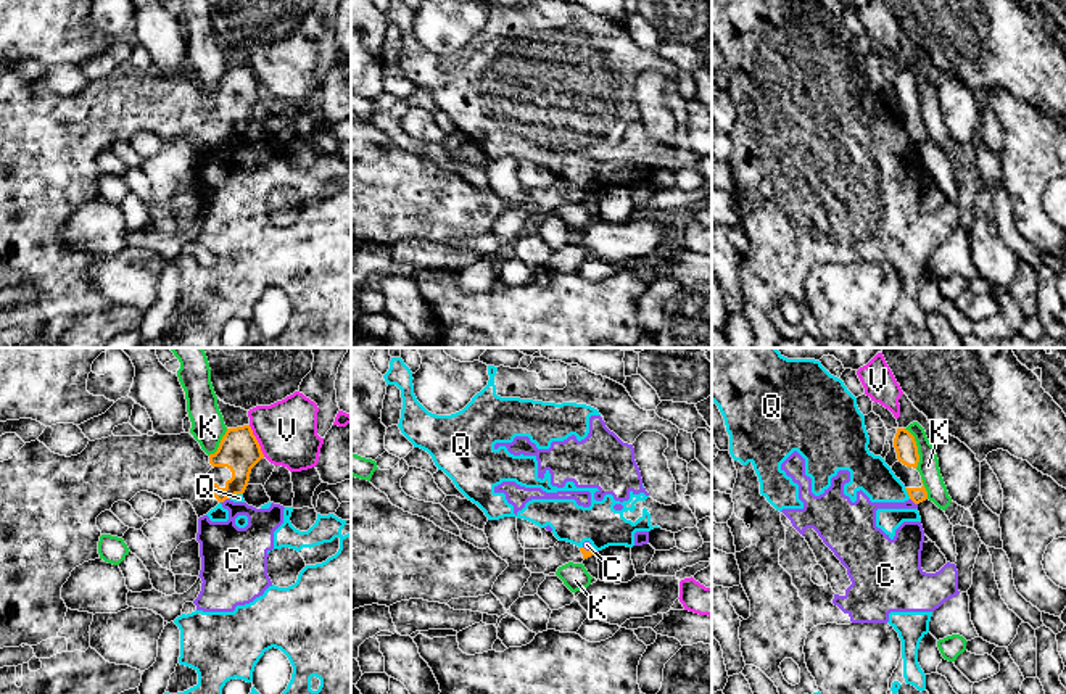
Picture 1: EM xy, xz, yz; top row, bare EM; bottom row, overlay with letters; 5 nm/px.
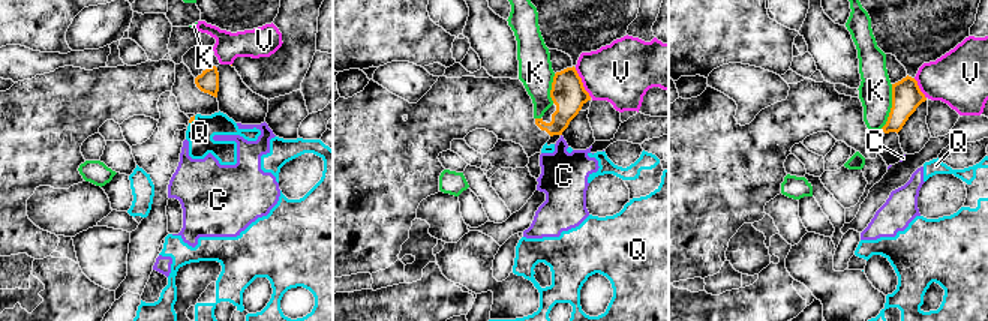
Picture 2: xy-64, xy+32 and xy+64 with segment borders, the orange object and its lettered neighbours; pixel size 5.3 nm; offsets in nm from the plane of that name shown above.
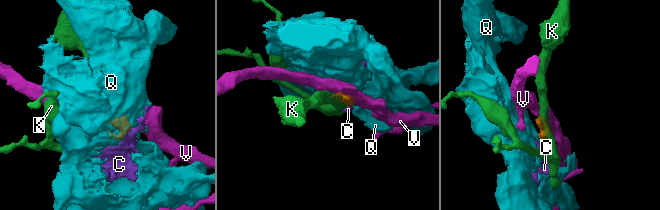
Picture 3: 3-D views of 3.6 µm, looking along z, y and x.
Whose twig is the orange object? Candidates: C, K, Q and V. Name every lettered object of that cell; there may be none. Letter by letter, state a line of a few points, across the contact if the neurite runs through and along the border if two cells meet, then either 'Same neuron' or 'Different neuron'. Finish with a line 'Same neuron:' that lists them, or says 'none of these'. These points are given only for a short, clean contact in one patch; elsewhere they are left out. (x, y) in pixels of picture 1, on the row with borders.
C: Line: xy (229, 498), (221, 503). Different neuron
K: Line: yz (904, 429), (913, 437), (918, 454), (917, 467). Different neuron
Q: Line: yz (904, 488), (910, 498). Different neuron
V: Line: xy (248, 425), (264, 456). Different neuron
Same neuron: none of these

